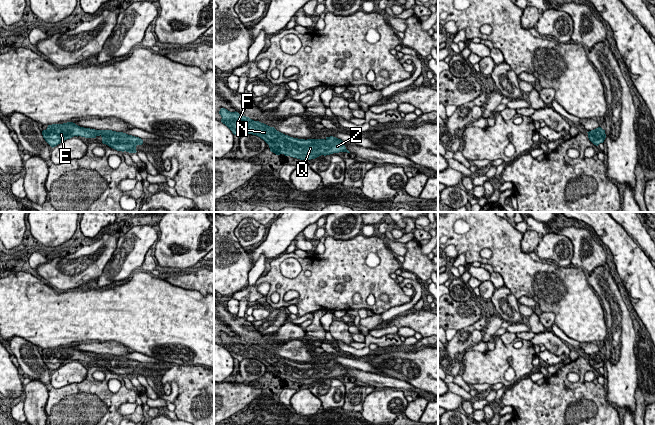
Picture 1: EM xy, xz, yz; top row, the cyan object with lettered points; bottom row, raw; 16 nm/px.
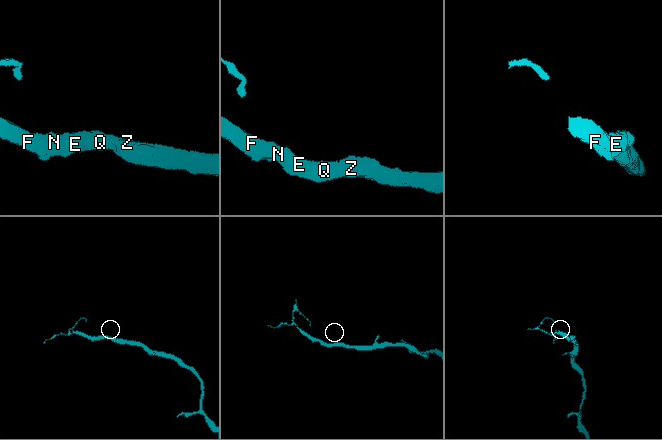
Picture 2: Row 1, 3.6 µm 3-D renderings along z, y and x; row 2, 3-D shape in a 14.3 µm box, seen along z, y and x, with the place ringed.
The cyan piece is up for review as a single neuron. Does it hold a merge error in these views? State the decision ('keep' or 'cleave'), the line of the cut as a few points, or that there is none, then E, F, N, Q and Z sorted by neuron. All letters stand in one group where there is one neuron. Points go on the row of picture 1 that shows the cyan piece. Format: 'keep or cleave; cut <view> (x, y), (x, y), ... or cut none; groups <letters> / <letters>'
keep; cut none; groups E F N Q Z

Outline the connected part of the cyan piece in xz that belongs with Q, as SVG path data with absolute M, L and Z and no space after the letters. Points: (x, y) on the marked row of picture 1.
M225 108L219 111L225 124L234 135L239 138L246 134L252 134L263 139L270 148L270 151L276 155L284 154L300 160L311 160L321 155L330 155L333 153L350 153L345 143L341 139L330 136L325 139L298 139L285 135L259 121L254 121L249 117L243 116L238 112L230 112Z

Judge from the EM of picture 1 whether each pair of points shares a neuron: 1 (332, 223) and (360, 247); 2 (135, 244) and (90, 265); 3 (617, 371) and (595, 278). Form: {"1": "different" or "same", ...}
{"1": "different", "2": "different", "3": "same"}

